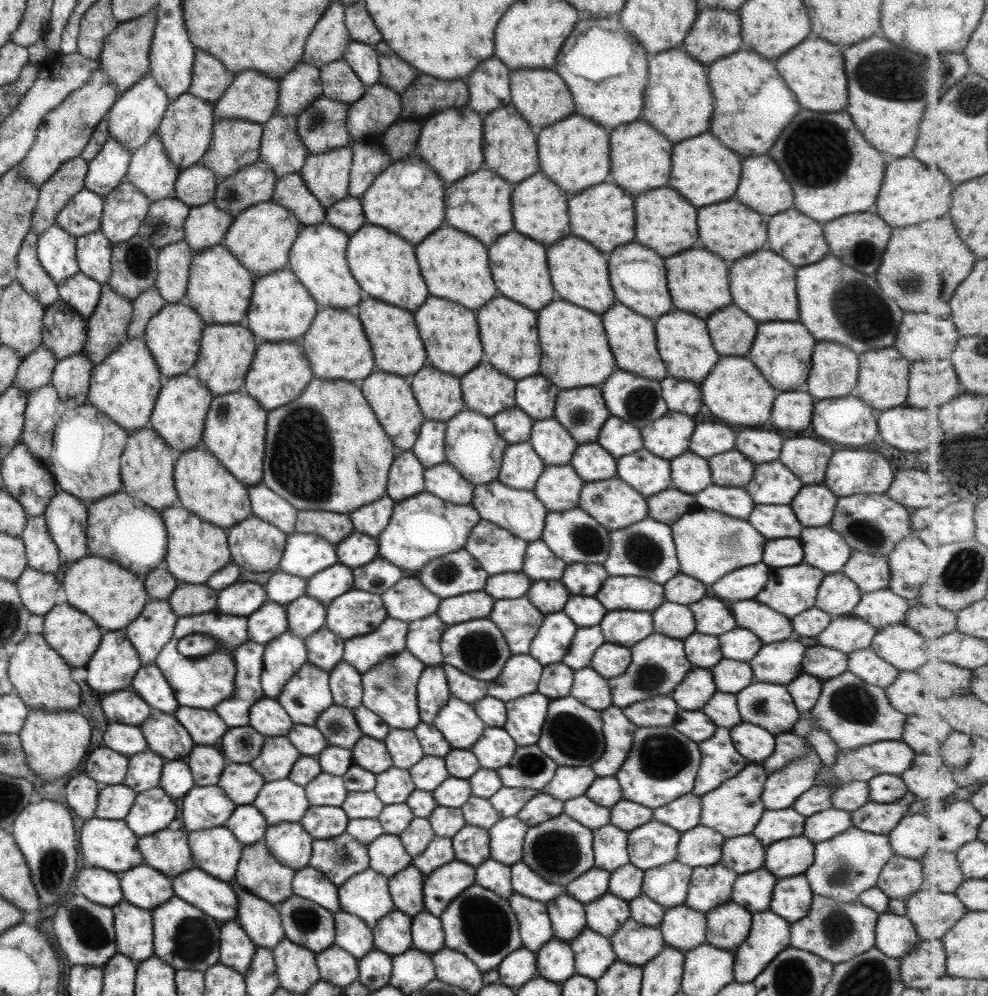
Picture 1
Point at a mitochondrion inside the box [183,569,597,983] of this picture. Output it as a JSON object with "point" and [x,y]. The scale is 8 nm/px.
{"point":[486,925]}

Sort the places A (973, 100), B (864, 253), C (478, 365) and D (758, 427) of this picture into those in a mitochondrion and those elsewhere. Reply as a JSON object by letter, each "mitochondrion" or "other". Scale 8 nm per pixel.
{"A":"mitochondrion","B":"mitochondrion","C":"other","D":"other"}

